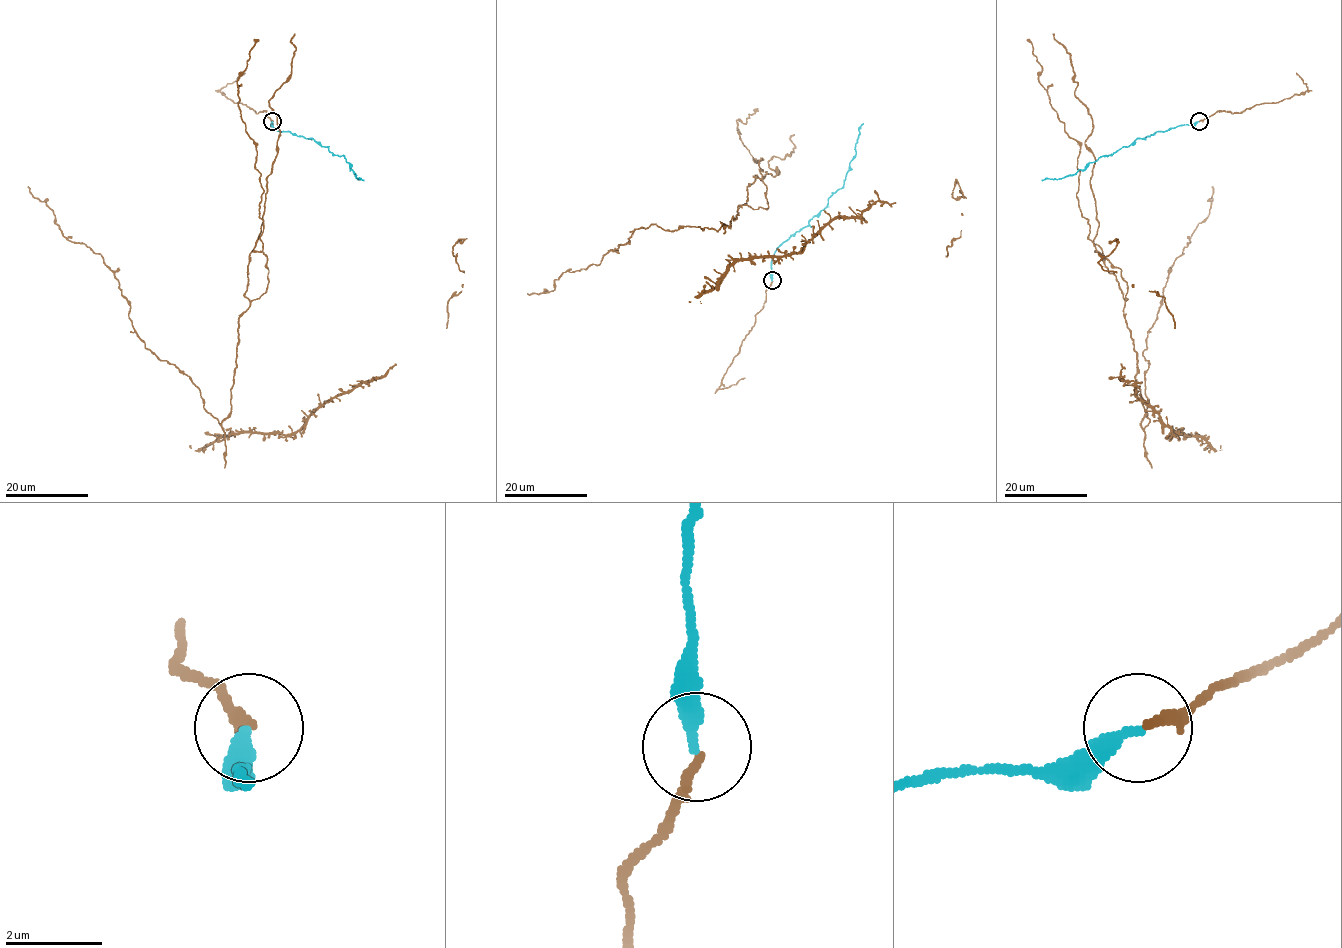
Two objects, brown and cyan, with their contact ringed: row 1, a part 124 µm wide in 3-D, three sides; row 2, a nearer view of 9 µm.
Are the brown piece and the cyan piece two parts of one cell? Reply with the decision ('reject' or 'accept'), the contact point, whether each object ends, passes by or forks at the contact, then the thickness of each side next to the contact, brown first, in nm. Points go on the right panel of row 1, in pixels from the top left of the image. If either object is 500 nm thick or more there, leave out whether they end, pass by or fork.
accept | (1199, 121) | brown ends | cyan ends | 200/280 nm

